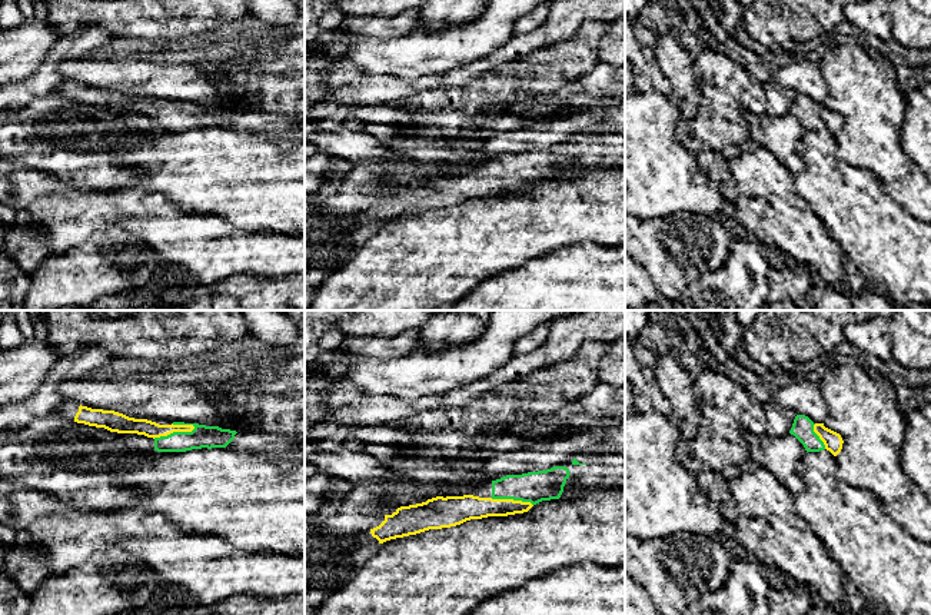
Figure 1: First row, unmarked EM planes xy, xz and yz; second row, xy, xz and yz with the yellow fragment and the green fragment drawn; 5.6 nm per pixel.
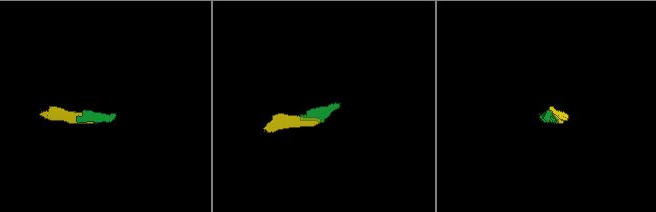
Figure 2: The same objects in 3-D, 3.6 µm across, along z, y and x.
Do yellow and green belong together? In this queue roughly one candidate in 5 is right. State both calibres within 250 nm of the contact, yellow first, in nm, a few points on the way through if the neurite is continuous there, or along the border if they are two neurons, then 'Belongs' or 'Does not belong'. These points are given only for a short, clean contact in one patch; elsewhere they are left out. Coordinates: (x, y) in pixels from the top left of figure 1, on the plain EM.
Thickness 100 nm (yellow) against 130 nm. Path across: xy (142, 106), (155, 110), (173, 110), (179, 116), (202, 116). Belongs

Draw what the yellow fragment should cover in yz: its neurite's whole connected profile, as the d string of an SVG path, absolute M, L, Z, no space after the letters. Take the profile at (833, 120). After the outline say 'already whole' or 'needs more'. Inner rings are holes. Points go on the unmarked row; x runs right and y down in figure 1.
M797 94L789 110L805 127L807 132L829 130L837 136L842 129L839 113L828 109L824 103L814 103L805 94Z; needs more

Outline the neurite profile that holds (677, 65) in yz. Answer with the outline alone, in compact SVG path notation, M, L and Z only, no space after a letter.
M669 33L658 34L654 54L654 63L672 86L672 96L679 103L681 119L694 119L702 97L694 73L695 56Z

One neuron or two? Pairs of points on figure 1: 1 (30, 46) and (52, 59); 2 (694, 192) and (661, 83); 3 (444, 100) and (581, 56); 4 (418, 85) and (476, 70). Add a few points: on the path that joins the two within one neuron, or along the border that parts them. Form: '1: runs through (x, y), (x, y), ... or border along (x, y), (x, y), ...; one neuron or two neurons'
1: border along (59, 37), (43, 62), (23, 80); two neurons
2: border along (639, 90), (671, 95); two neurons
3: runs through (478, 97), (486, 97), (516, 79), (547, 70); one neuron
4: runs through (432, 82), (462, 76); one neuron

